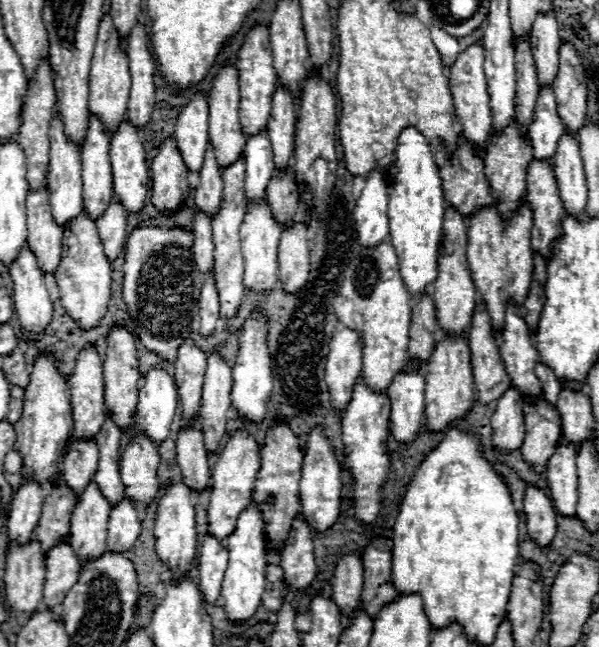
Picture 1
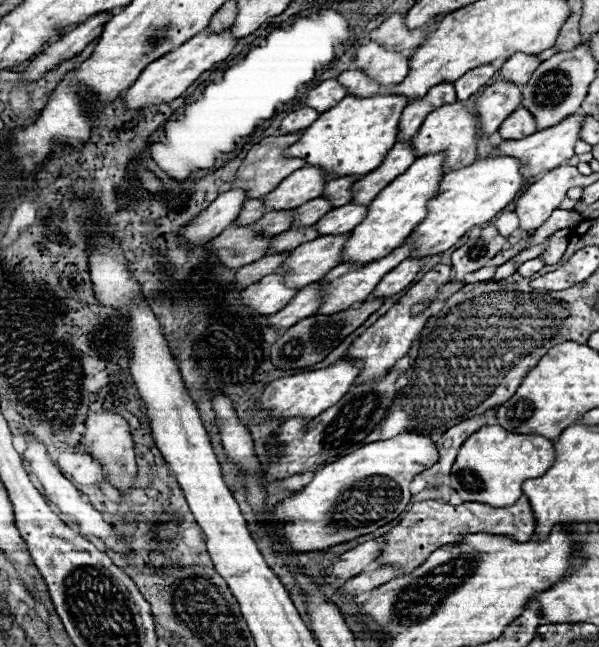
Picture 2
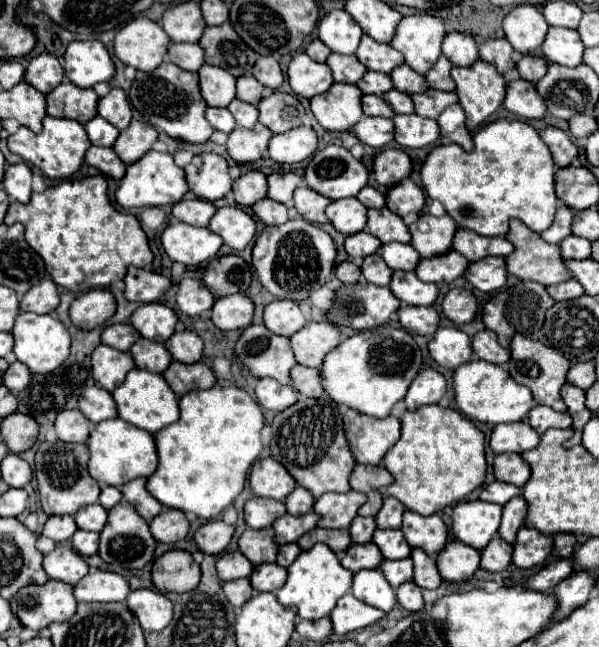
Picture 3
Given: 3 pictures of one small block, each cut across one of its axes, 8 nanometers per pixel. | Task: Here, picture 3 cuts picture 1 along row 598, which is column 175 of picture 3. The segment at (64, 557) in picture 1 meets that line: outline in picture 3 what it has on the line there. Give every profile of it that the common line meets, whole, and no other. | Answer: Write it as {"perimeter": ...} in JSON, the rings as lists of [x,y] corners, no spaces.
{"perimeter":[[[170,44],[166,60],[178,64],[184,70],[198,72],[204,64],[204,50],[200,44]]]}

